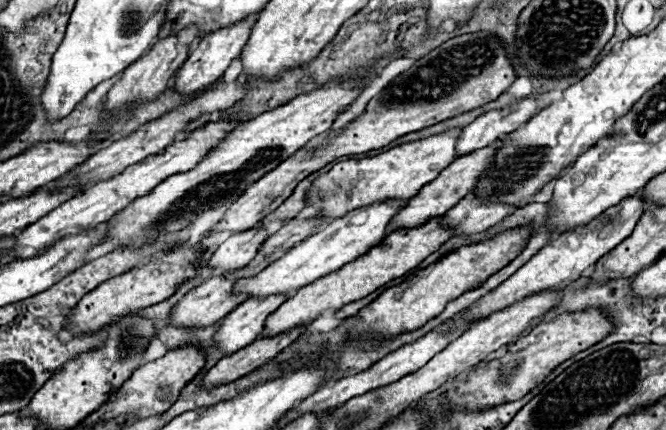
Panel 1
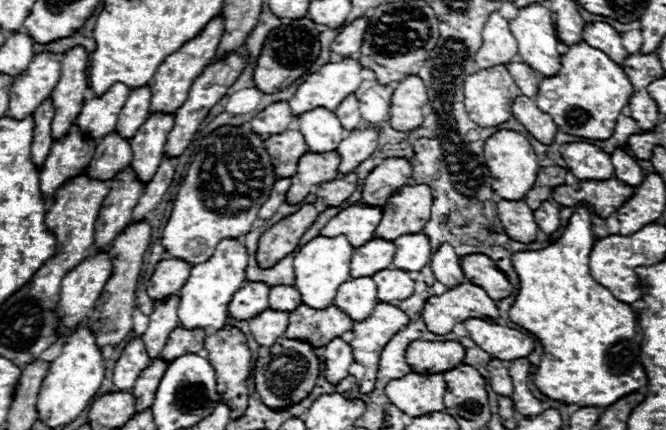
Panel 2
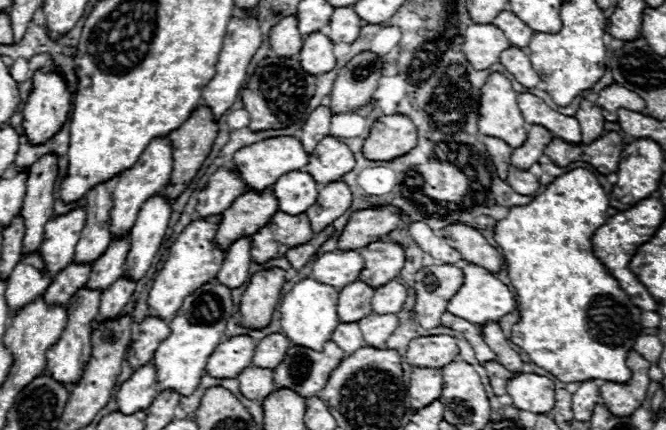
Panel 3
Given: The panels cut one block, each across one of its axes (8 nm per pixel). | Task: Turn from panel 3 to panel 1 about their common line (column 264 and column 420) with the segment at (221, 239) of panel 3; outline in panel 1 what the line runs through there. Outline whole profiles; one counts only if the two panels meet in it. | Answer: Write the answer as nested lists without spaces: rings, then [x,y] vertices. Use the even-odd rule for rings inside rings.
[[[502,140],[486,146],[486,148],[480,148],[480,150],[474,150],[466,156],[460,156],[456,158],[448,168],[444,168],[440,172],[440,176],[436,180],[432,180],[430,184],[426,184],[414,198],[408,200],[408,204],[402,208],[402,212],[398,212],[394,216],[394,220],[390,222],[388,226],[388,234],[392,234],[394,230],[398,228],[418,228],[422,226],[424,222],[428,222],[430,218],[434,216],[442,216],[446,214],[452,206],[456,206],[466,194],[474,192],[474,184],[478,182],[478,176],[482,176],[482,172],[486,172],[486,168],[494,162],[494,152],[498,152],[498,144],[502,144]]]

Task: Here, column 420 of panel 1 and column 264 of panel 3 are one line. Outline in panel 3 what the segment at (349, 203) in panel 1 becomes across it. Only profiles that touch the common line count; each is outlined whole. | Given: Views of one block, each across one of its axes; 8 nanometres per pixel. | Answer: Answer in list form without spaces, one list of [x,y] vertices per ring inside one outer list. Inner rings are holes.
[[[274,136],[274,138],[266,138],[262,142],[250,144],[240,148],[234,154],[234,168],[240,172],[240,176],[244,178],[248,188],[254,190],[264,190],[270,188],[274,184],[274,180],[278,180],[278,176],[290,172],[290,170],[300,170],[308,164],[308,154],[302,146],[302,142],[294,136]]]

